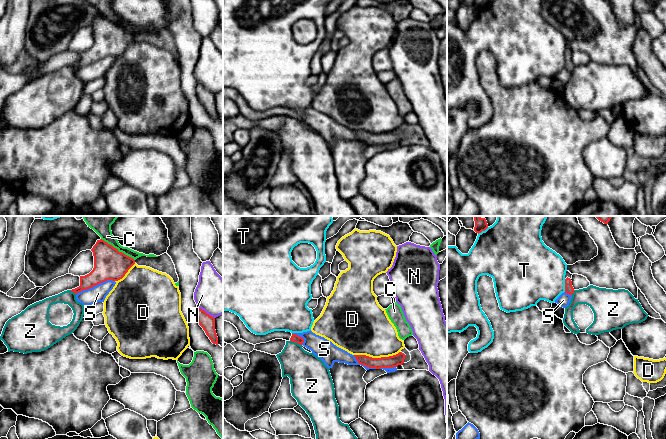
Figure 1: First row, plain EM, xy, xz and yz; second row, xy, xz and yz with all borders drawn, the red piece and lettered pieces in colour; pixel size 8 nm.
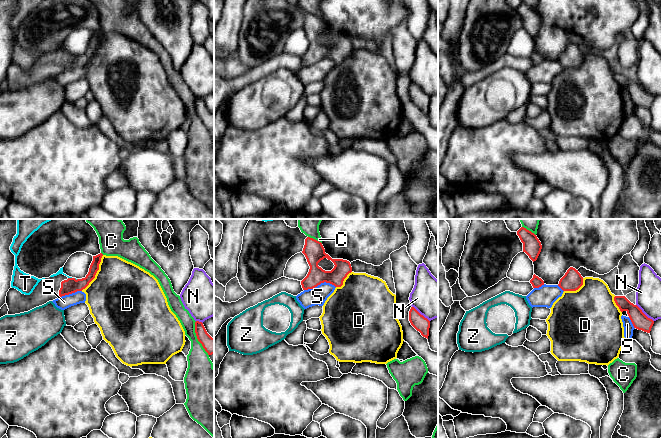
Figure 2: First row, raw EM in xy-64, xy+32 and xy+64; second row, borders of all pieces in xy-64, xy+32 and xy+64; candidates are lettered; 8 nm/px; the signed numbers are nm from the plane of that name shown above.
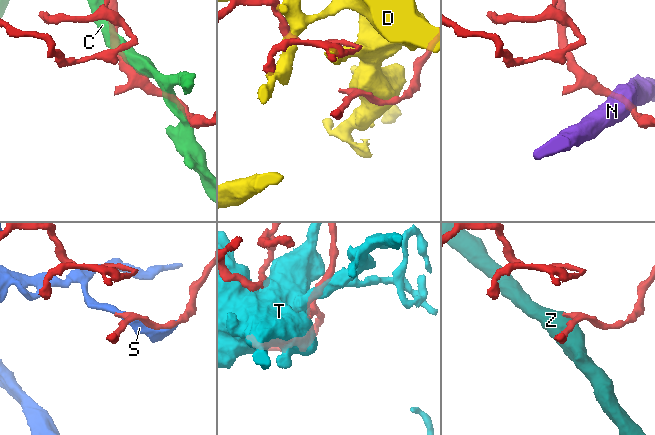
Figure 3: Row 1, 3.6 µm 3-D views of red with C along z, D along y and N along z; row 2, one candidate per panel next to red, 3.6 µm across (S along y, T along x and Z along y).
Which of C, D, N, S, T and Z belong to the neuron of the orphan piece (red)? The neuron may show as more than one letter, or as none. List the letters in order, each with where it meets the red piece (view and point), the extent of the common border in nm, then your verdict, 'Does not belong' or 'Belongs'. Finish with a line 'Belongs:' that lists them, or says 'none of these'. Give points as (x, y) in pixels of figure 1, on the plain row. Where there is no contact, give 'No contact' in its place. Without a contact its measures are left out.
C: Touches red at xy (117, 26). Shared border 320 nm. Does not belong
D: Touches red at xz (376, 134). Shared border 360 nm. Does not belong
N: Touches red at xy (205, 88). Shared border 170 nm. Does not belong
S: Touches red at xy (95, 61). Shared border 320 nm. Does not belong
T: Touches red at yz (565, 61). Shared border 100 nm. Does not belong
Z: Touches red at xz (296, 118). Shared border 100 nm. Does not belong
Belongs: none of these

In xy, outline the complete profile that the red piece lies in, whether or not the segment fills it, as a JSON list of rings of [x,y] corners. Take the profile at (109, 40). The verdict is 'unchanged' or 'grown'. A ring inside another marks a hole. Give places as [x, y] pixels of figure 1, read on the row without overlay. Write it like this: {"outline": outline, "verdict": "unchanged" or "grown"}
{"outline": [[[97,16],[91,25],[94,32],[94,44],[85,51],[80,52],[80,62],[70,67],[75,70],[90,65],[107,56],[118,57],[135,40],[135,36],[104,16]]], "verdict": "unchanged"}

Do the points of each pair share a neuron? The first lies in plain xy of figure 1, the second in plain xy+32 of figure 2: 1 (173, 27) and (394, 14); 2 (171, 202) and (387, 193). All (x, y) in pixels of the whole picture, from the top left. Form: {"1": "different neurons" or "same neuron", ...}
{"1": "different neurons", "2": "different neurons"}

